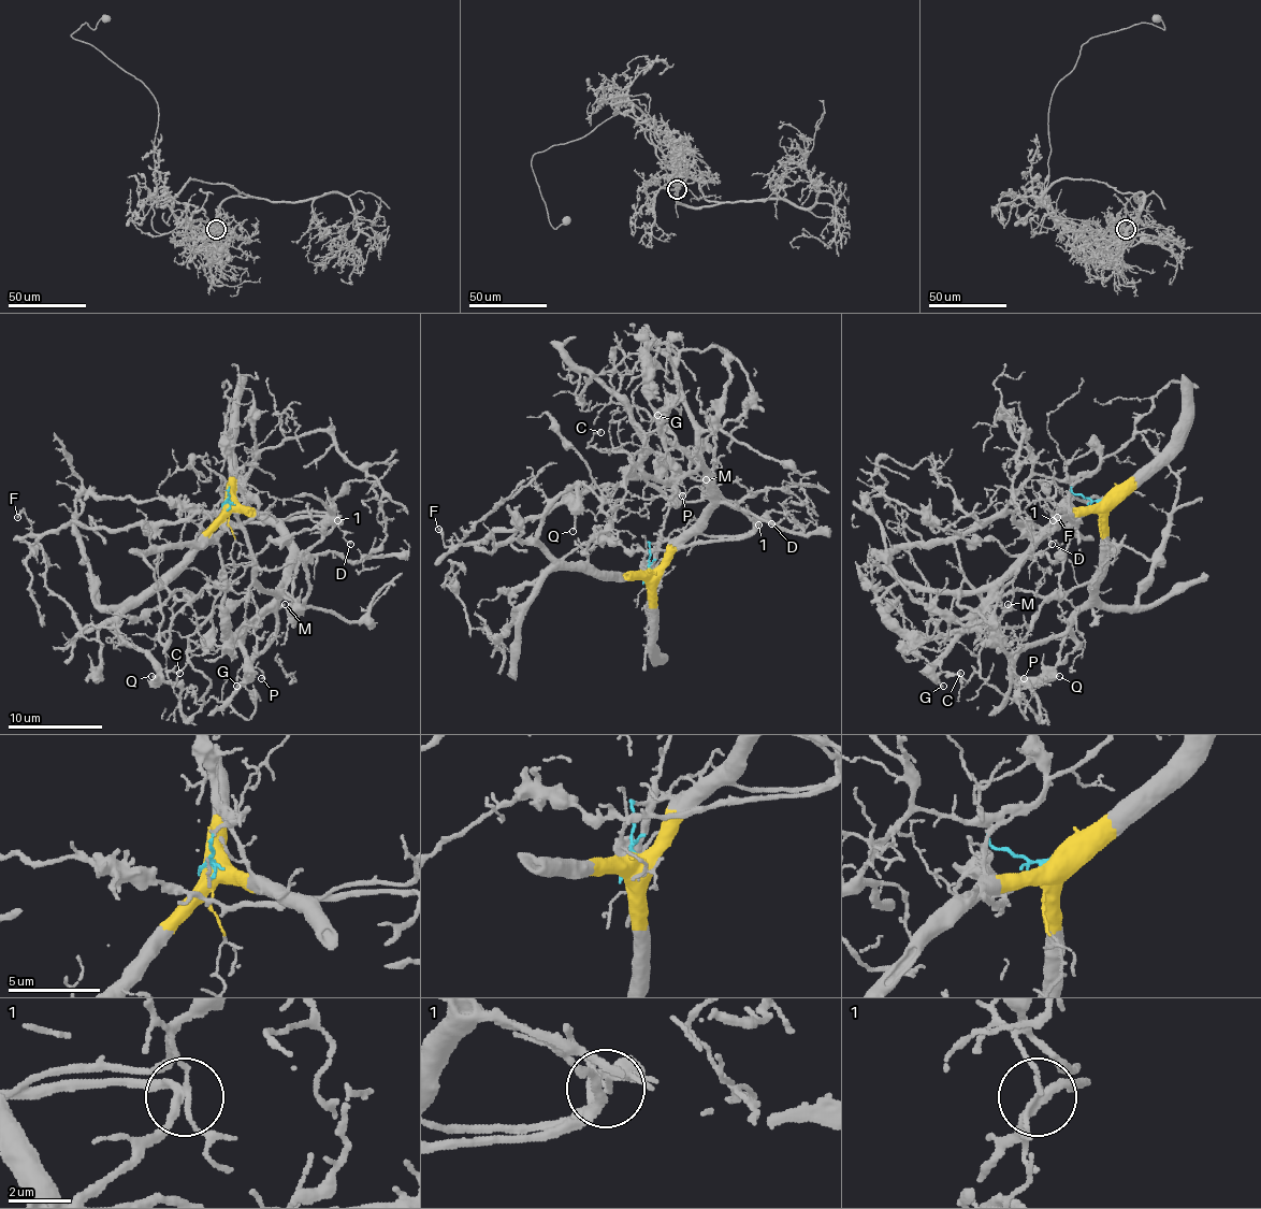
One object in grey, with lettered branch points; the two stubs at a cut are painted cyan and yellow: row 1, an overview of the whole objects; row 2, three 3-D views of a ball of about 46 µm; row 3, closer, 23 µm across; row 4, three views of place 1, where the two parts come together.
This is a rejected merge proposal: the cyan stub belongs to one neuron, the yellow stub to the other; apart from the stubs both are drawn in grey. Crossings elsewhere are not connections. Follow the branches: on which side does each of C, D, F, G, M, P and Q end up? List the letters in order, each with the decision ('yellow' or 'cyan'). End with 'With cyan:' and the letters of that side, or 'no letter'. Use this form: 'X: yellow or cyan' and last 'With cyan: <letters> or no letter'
C: cyan
D: yellow
F: cyan
G: yellow
M: yellow
P: yellow
Q: yellow
With cyan: C, F

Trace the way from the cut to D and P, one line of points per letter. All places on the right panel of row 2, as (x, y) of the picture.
D: (1104, 504), (1085, 506), (1064, 520), (1064, 511), (1053, 506), (1053, 544)
P: (1104, 504), (1083, 506), (1047, 534), (990, 603), (990, 622), (1016, 674), (1024, 679)

